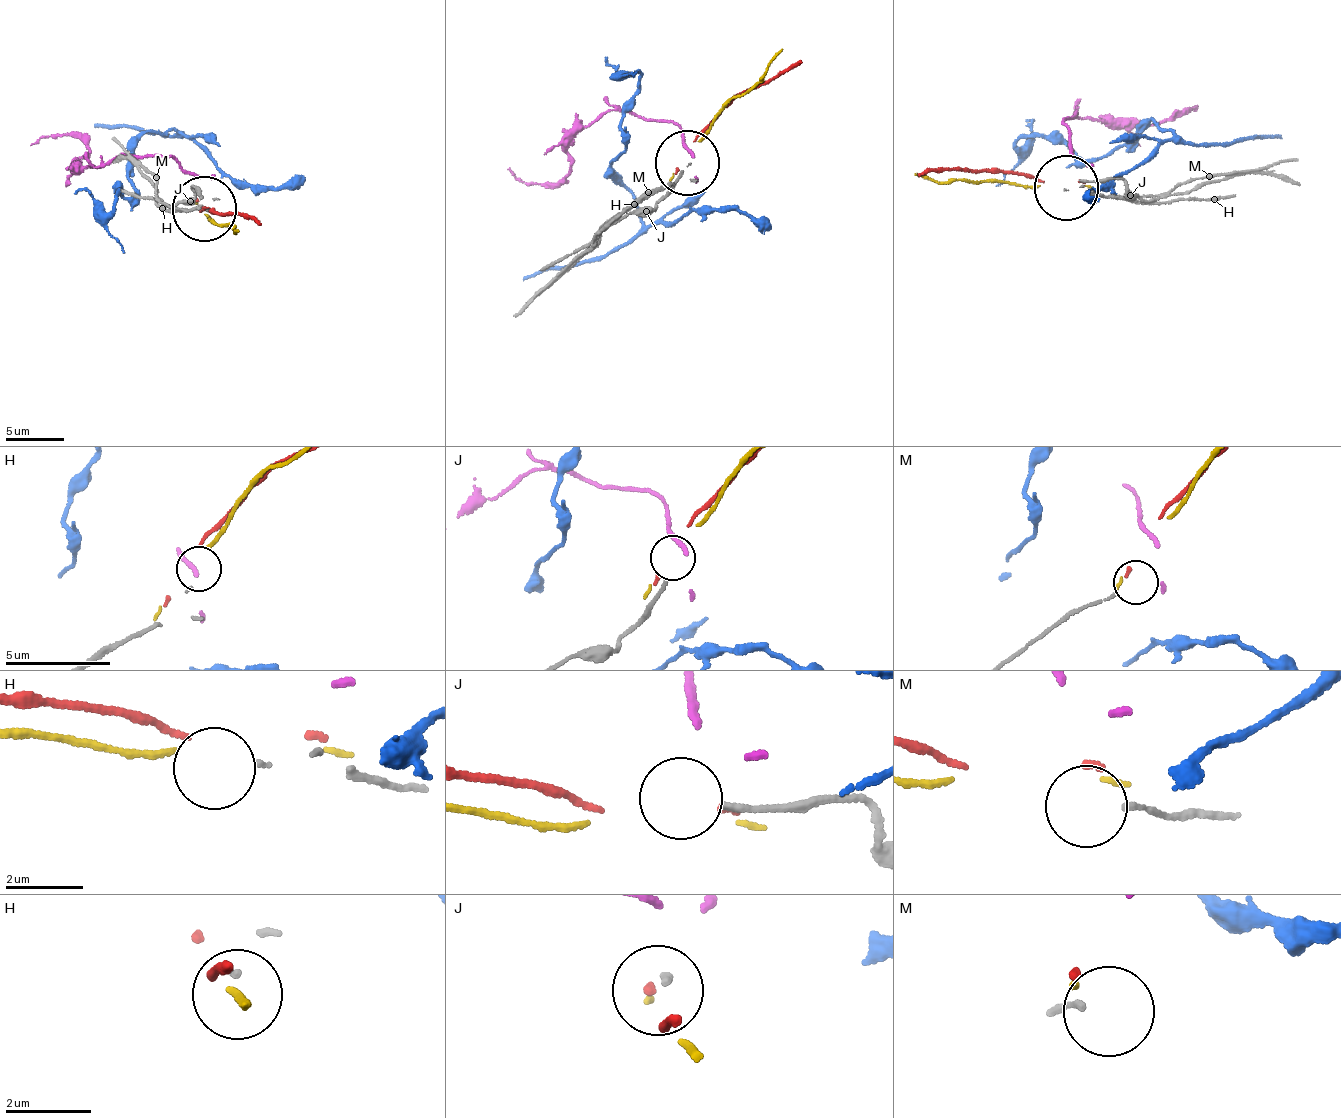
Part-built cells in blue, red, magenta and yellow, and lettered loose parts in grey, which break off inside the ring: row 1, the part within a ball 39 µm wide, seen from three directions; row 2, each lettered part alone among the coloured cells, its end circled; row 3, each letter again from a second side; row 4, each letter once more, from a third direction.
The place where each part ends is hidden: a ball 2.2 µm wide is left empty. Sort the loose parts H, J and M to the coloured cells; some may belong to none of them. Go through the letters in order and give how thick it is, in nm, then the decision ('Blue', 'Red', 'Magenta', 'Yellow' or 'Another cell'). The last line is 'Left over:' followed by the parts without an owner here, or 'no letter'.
H: Thickness 80 nm. Another cell
J: Thickness 170 nm. Another cell
M: Thickness 110 nm. Another cell
Left over: H, J, M

